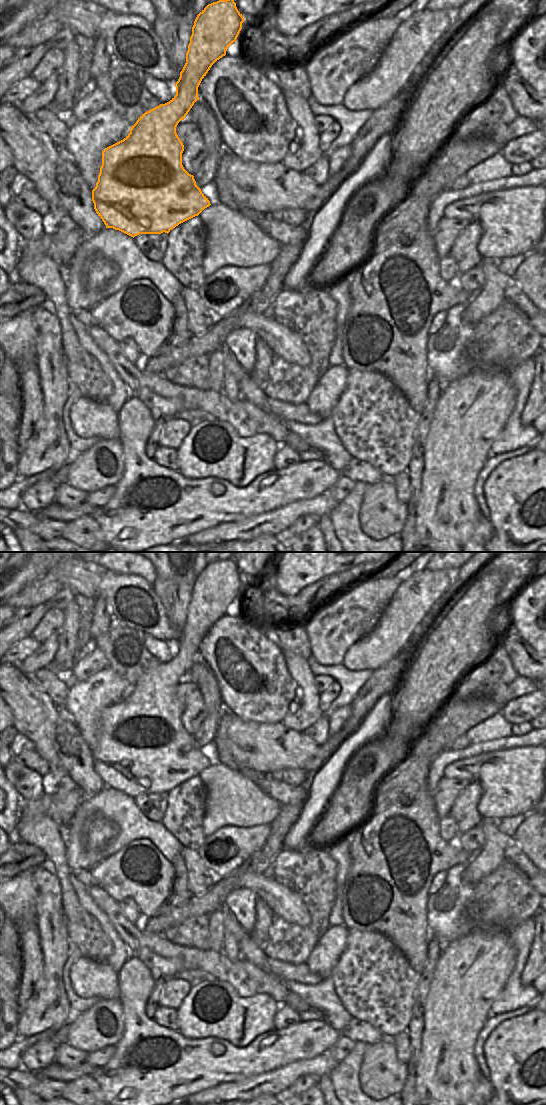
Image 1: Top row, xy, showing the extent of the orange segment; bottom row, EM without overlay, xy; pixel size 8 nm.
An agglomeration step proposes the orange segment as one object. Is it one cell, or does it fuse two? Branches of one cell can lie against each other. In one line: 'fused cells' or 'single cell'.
single cell

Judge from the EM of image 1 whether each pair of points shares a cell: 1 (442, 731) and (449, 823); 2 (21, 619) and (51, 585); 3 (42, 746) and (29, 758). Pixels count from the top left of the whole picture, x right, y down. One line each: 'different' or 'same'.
1: different
2: different
3: different

